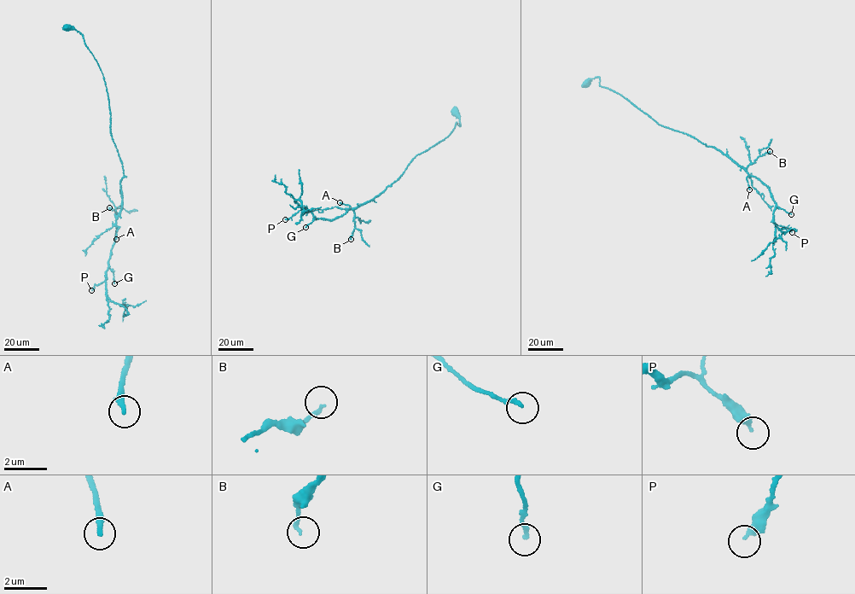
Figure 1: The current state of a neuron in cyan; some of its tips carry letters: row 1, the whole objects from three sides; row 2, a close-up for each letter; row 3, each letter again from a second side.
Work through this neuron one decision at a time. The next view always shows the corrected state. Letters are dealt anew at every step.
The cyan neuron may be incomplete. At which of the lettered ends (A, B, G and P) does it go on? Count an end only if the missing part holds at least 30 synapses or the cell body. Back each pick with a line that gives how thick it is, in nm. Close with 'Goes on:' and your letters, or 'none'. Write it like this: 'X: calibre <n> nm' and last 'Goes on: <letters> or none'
A: calibre 280 nm
Goes on: A

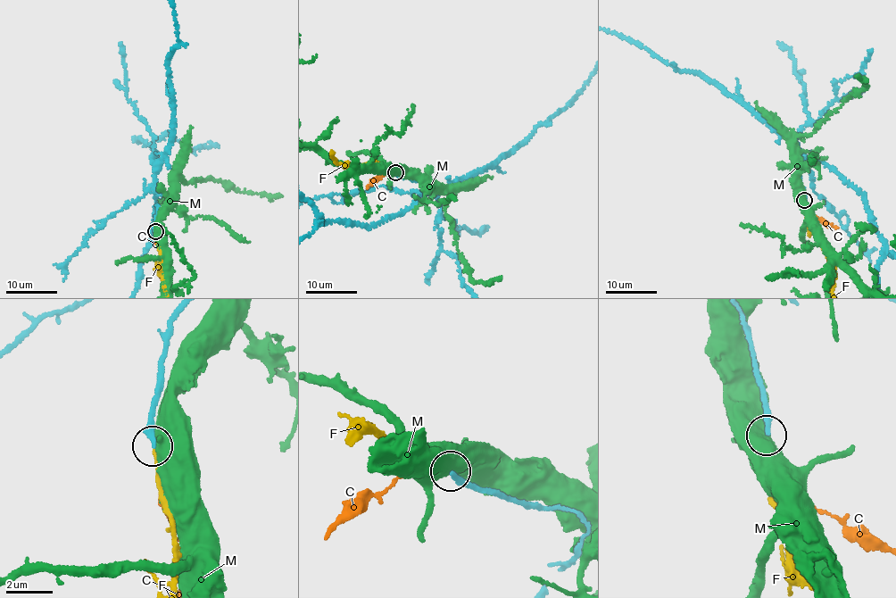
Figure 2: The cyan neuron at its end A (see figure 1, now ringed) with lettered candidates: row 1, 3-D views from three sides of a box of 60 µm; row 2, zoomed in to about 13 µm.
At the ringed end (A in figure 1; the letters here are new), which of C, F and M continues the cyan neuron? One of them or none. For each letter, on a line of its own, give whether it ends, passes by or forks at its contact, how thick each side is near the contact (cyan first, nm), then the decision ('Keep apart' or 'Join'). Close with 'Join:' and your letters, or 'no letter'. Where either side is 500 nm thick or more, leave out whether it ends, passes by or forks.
C: It ends there. Thickness 320 nm (cyan) against 110 nm. Keep apart
F: It ends there. Thickness 280 nm (cyan) against 190 nm. Join
M: Thickness 280 nm (cyan) against 850 nm. Keep apart
Join: F

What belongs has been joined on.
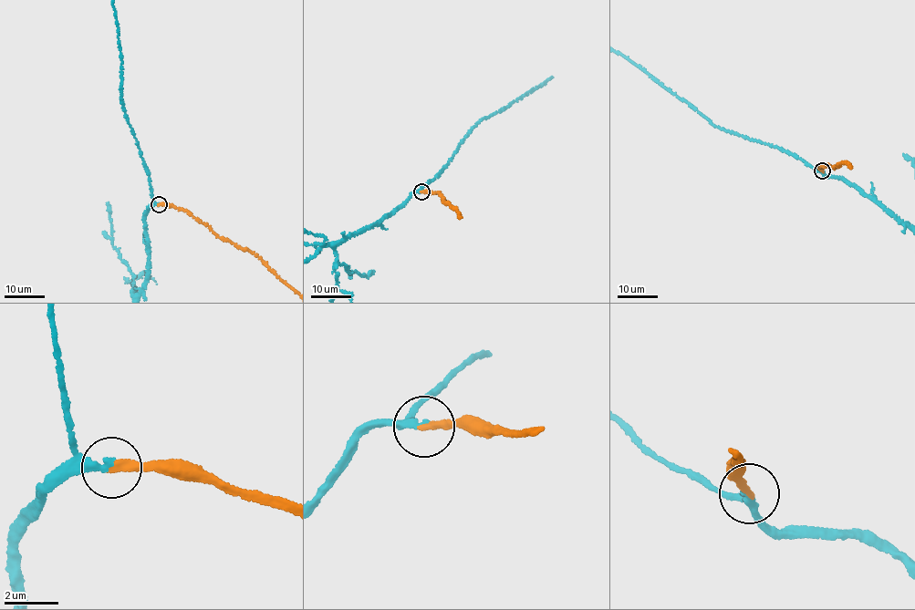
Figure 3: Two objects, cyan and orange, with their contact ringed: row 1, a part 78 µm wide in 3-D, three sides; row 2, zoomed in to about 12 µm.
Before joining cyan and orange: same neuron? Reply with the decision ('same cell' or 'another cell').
same cell

